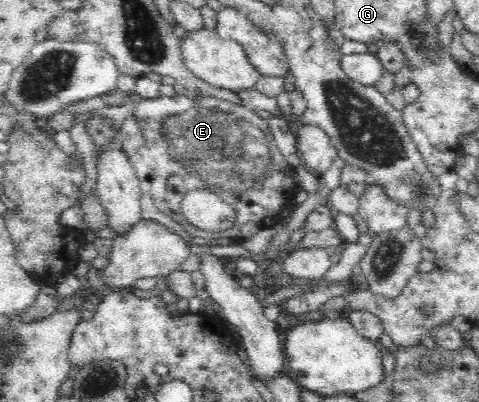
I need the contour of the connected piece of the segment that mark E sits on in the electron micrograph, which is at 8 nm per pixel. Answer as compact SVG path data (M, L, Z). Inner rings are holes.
M158 97L142 99L135 104L135 116L139 119L144 144L129 158L136 169L141 192L148 193L161 213L168 215L191 235L201 234L185 217L181 209L181 202L187 192L196 189L208 189L215 192L220 200L228 202L236 210L236 221L229 230L220 232L218 237L251 239L260 234L264 228L277 227L278 221L286 219L290 210L295 207L293 199L300 192L300 185L296 184L295 167L290 164L278 148L275 136L267 123L267 116L250 109L242 103L234 104L216 97L196 98L195 101L187 97ZM174 172L184 177L184 183L179 188L172 188L167 184L168 178Z

